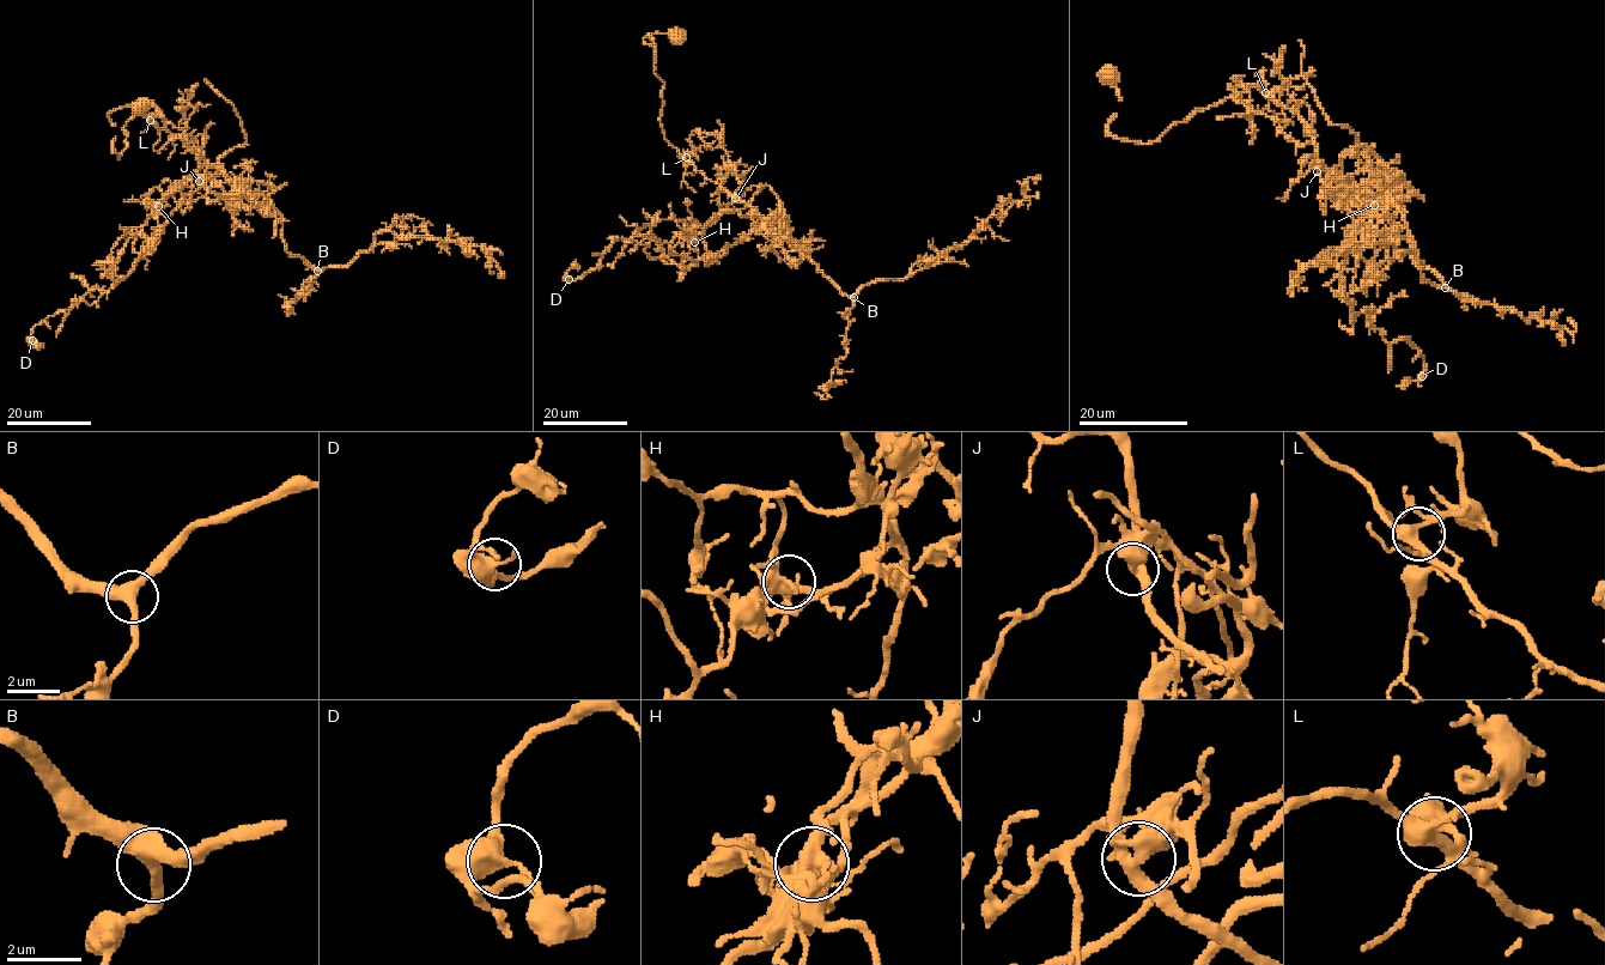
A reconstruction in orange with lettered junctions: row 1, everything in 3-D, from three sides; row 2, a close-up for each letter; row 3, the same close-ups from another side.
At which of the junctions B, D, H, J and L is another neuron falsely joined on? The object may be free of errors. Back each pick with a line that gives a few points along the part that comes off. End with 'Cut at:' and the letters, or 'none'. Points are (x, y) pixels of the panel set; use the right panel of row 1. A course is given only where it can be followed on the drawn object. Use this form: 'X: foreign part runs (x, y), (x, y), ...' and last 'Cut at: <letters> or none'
J: foreign part runs (1317, 171), (1355, 188), (1362, 210), (1344, 296), (1424, 358), (1396, 387)
Cut at: J

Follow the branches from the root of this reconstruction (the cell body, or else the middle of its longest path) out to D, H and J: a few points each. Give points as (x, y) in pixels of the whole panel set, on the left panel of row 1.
D: (138, 105), (108, 114), (119, 159), (145, 115), (200, 177), (123, 278), (32, 340)
H: (138, 105), (108, 114), (119, 159), (126, 123), (145, 115), (181, 134), (199, 163), (200, 177), (158, 206)
J: (138, 105), (108, 114), (119, 159), (127, 146), (126, 123), (145, 115), (182, 137), (200, 181)

